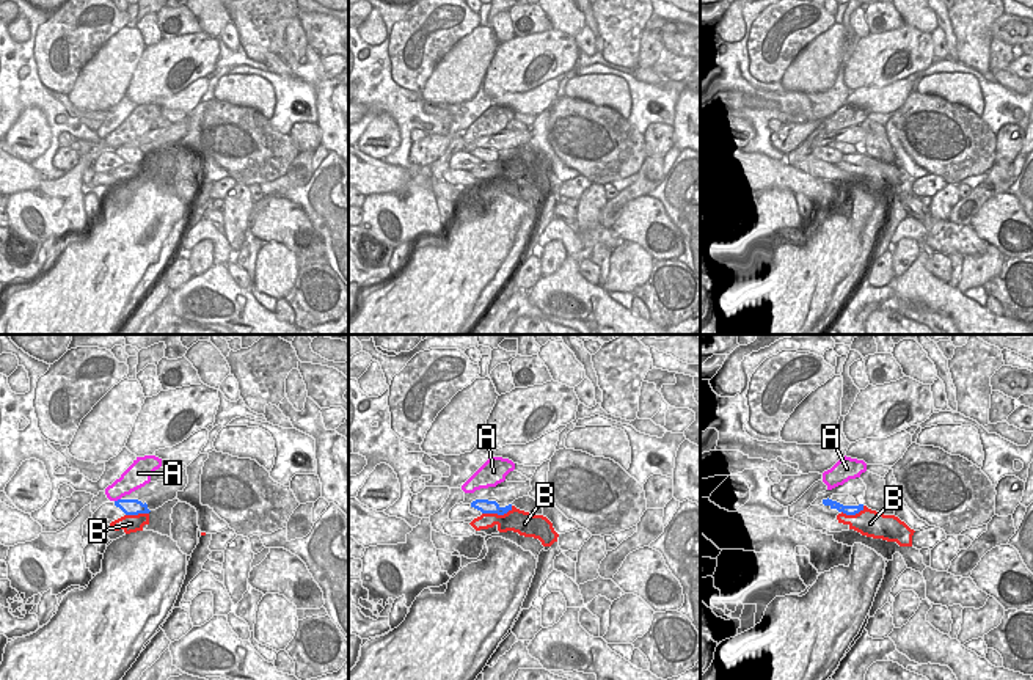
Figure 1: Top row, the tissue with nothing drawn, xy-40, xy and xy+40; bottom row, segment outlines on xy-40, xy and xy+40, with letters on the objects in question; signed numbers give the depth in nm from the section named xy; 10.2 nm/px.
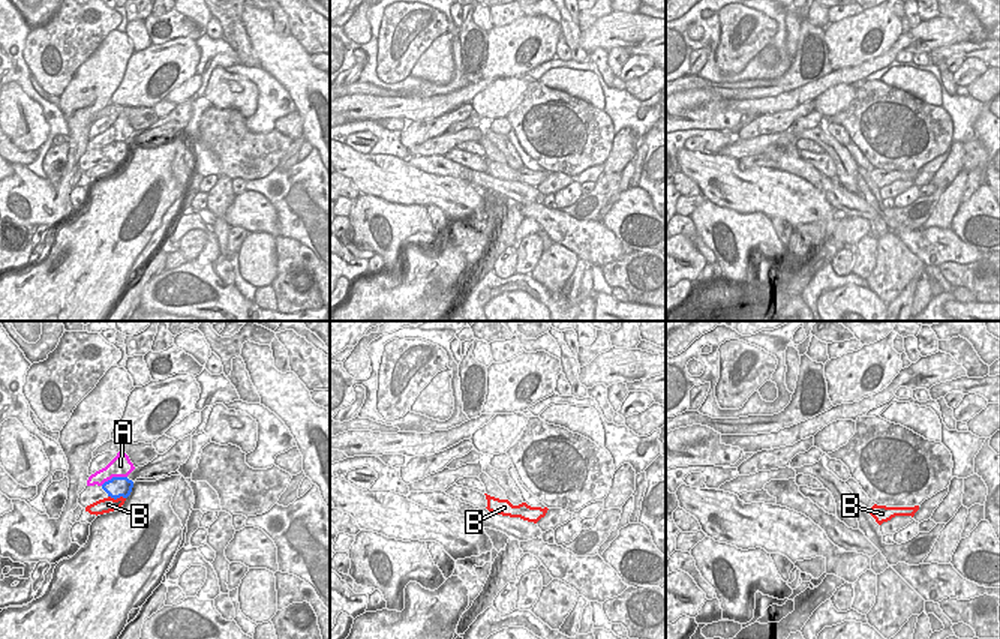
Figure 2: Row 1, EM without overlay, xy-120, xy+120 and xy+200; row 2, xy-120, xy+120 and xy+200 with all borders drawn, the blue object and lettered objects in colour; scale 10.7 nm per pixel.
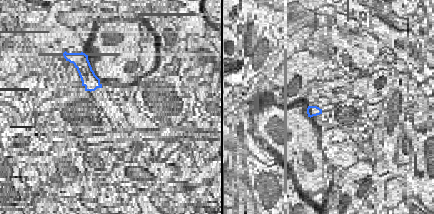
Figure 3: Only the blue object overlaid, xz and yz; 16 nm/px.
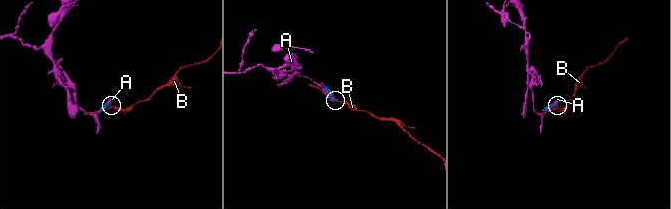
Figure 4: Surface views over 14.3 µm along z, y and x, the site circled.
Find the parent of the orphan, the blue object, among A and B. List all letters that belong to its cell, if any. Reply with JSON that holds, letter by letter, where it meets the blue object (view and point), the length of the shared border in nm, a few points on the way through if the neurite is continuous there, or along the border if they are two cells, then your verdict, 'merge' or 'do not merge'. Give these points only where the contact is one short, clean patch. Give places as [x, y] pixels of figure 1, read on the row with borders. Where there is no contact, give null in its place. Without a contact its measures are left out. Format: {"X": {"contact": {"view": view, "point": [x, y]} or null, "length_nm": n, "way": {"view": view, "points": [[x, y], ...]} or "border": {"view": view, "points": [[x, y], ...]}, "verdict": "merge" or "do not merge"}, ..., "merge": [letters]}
{"A": {"contact": {"view": "xy-40", "point": [118, 500]}, "length_nm": 70, "verdict": "do not merge"}, "B": {"contact": {"view": "xy", "point": [496, 512]}, "length_nm": 340, "verdict": "do not merge"}, "merge": []}

